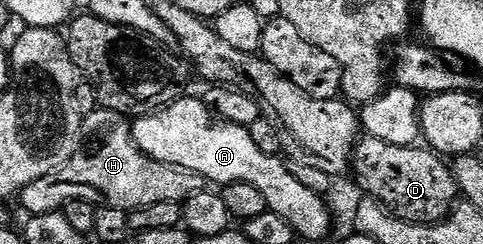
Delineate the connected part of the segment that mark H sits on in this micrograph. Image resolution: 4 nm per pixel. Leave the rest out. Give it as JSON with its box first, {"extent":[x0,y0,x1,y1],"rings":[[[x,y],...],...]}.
{"extent":[18,107,206,214],"rings":[[[97,107],[94,112],[84,117],[84,137],[86,140],[80,152],[73,155],[68,165],[64,165],[57,173],[51,173],[30,183],[20,192],[18,202],[20,201],[21,207],[25,209],[25,214],[54,213],[63,210],[64,205],[70,203],[70,199],[86,199],[97,207],[109,205],[131,211],[150,207],[150,203],[166,203],[167,201],[183,203],[206,188],[202,175],[194,171],[186,171],[186,167],[168,165],[165,161],[155,161],[150,155],[143,153],[132,138],[132,121],[123,113]]]}

